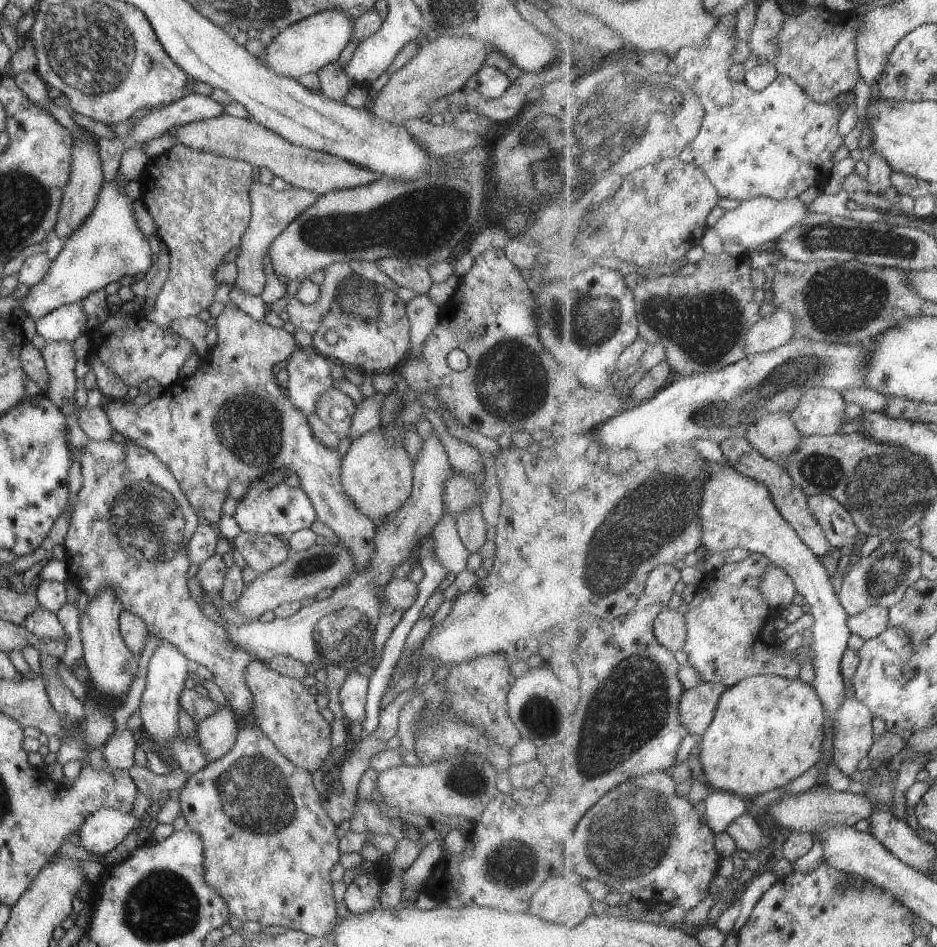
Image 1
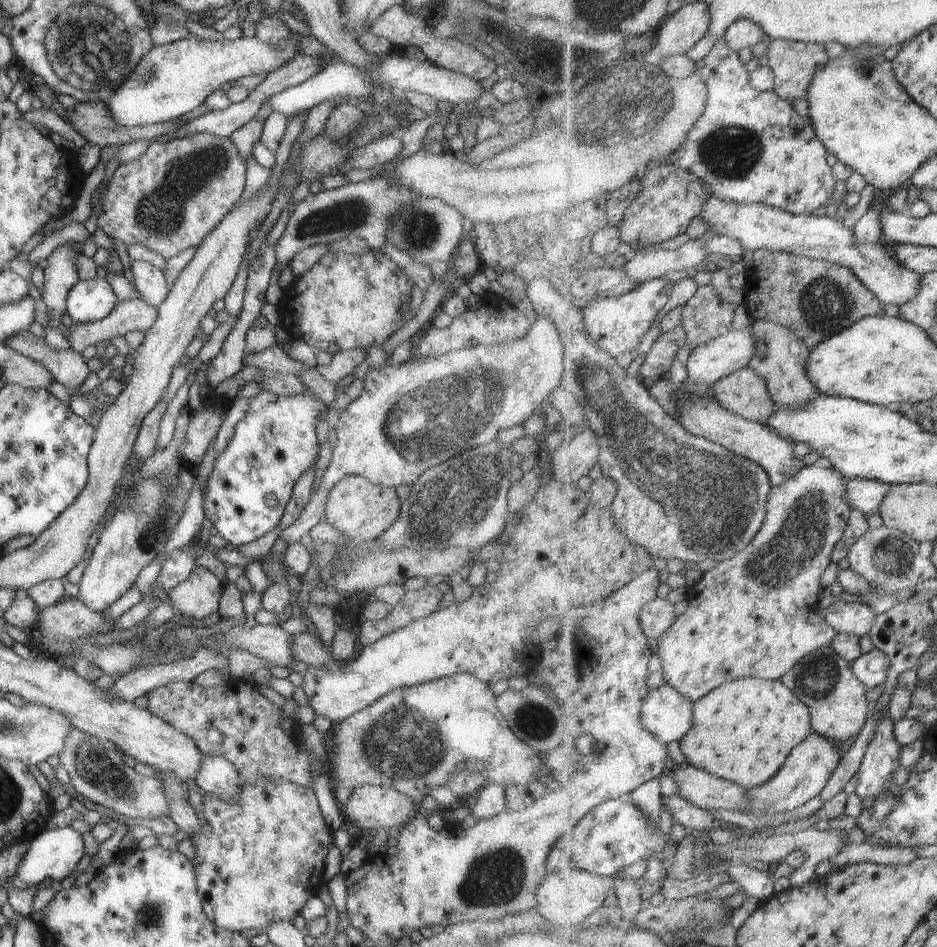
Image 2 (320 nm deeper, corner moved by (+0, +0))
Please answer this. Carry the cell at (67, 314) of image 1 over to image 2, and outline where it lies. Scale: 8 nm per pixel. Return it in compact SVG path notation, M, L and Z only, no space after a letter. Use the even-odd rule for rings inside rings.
M95 277L77 281L68 290L65 308L73 323L86 323L105 318L118 303L106 279Z

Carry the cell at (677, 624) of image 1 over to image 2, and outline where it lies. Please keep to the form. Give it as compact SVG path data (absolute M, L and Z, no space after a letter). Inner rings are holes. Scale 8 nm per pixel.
M657 597L640 612L641 628L648 638L657 640L677 617L675 606L668 599Z

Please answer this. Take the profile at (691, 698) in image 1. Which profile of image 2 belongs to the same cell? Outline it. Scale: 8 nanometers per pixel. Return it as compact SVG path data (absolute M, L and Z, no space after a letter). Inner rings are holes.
M673 685L651 689L641 707L644 727L665 744L681 742L694 727L695 703Z

